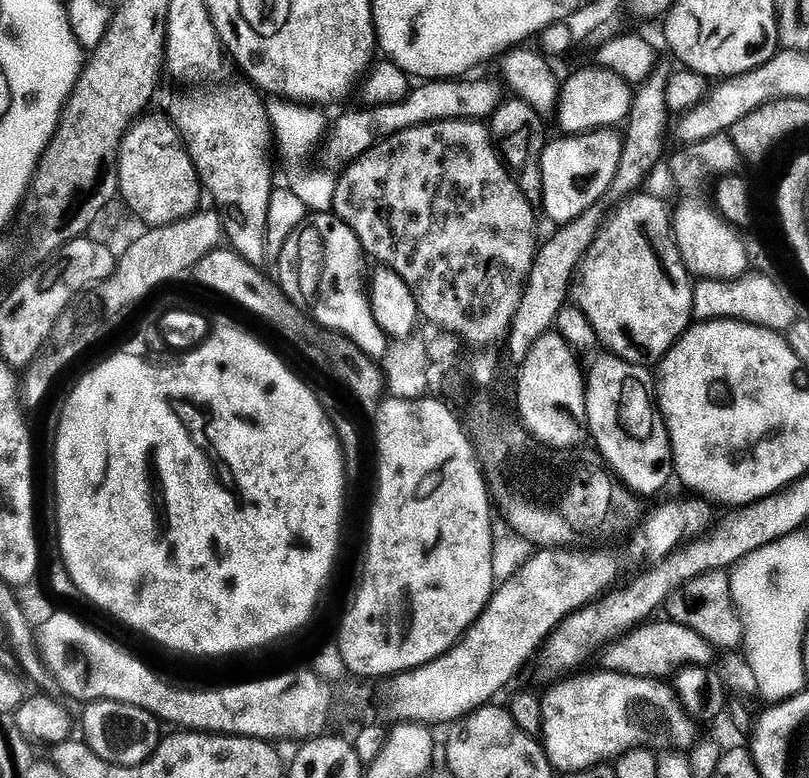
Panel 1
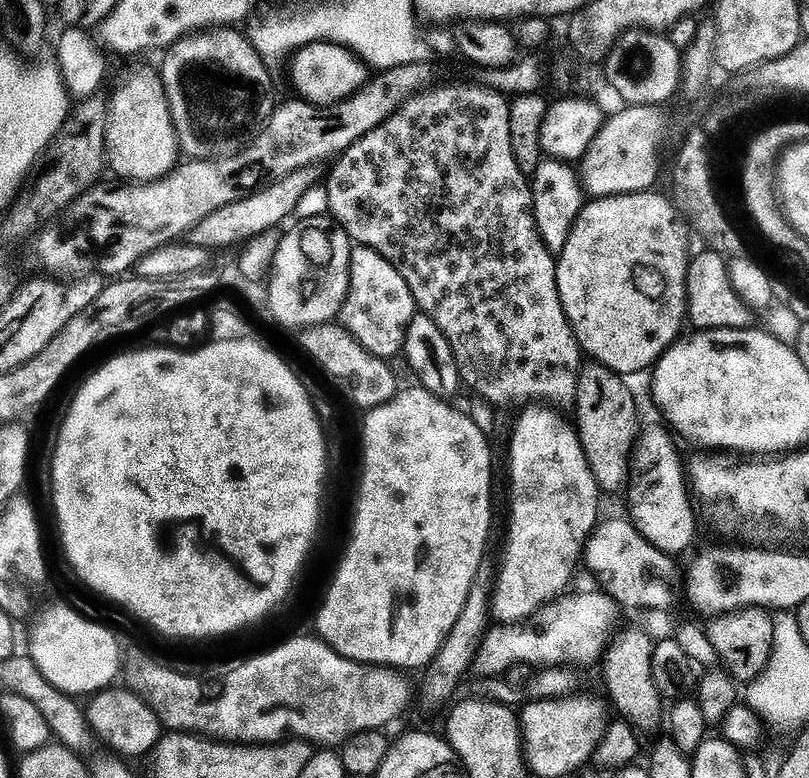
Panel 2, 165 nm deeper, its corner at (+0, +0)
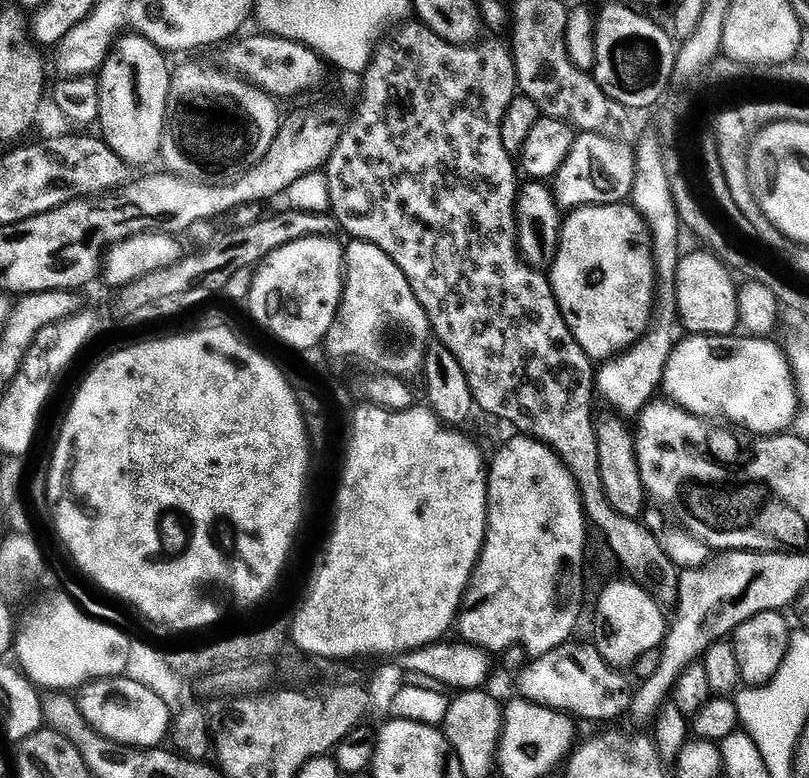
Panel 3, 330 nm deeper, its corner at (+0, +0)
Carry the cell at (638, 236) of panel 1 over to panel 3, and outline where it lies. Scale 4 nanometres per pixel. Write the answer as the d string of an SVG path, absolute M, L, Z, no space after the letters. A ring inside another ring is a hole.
M628 202L594 205L569 211L560 229L560 248L556 251L556 261L552 263L550 269L550 279L552 281L552 289L556 295L556 301L564 315L566 326L570 330L570 334L574 334L578 346L582 346L582 350L586 350L586 354L591 356L593 361L608 361L639 340L644 332L648 330L651 322L652 305L656 300L656 268L652 259L652 234L648 225L646 225L639 212Z

